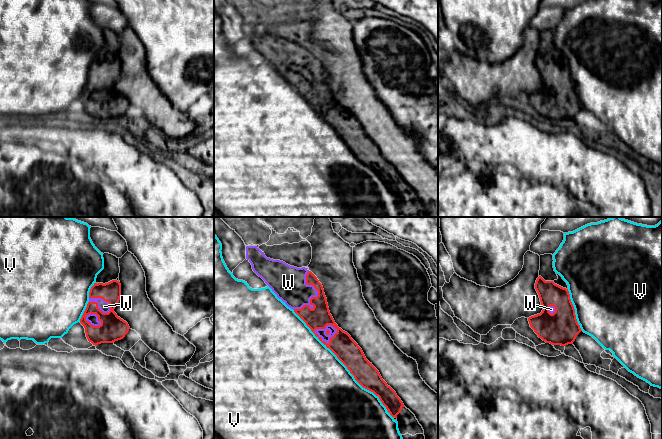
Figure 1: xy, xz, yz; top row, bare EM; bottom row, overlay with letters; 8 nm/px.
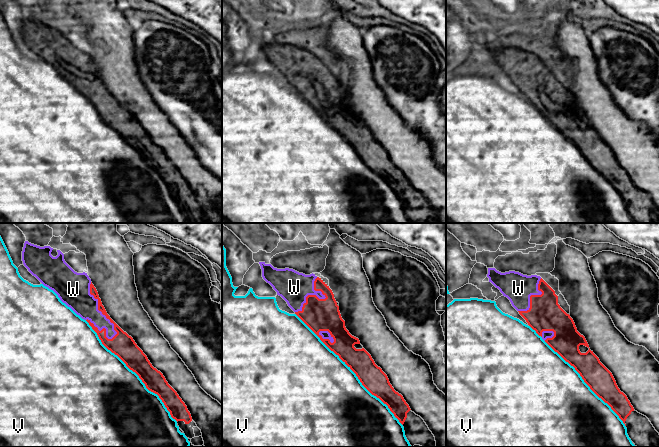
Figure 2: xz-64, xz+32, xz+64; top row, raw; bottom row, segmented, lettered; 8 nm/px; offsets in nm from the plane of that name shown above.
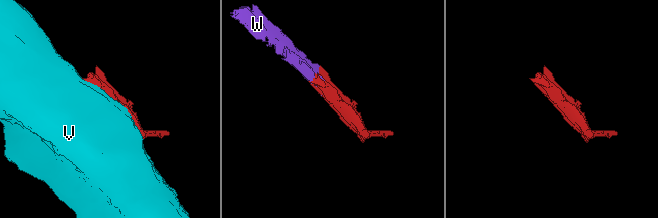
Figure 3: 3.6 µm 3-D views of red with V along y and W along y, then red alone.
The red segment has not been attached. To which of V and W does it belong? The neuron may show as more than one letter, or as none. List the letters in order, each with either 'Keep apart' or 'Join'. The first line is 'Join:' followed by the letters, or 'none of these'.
Join: W
V: Keep apart
W: Join

